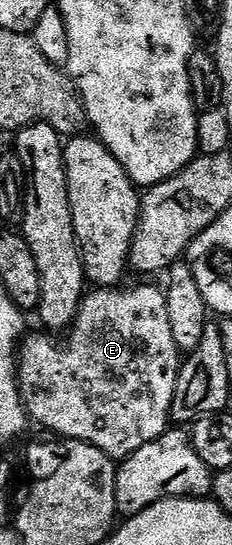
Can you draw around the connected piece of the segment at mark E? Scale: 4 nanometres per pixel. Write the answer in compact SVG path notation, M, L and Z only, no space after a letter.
M133 286L130 290L122 288L97 288L86 293L85 299L81 301L79 312L75 316L72 326L67 331L67 336L62 342L56 342L56 337L48 333L30 333L28 337L20 343L17 355L17 384L21 388L21 402L25 406L25 413L30 419L33 418L41 426L46 426L49 430L54 430L54 435L65 440L74 442L86 442L95 448L99 448L108 458L120 460L130 458L143 444L151 444L160 434L165 433L171 426L171 415L173 413L173 397L175 396L175 384L181 371L183 361L182 351L175 344L175 339L171 334L170 317L167 316L166 291L157 286Z

